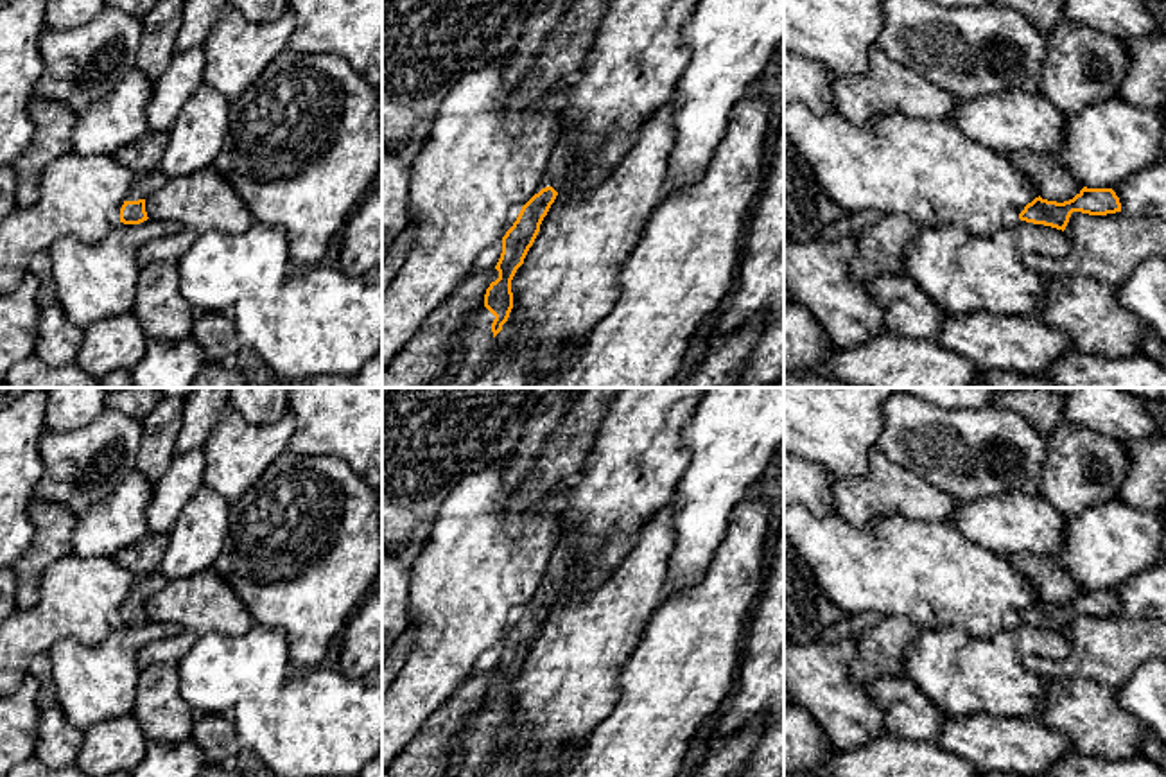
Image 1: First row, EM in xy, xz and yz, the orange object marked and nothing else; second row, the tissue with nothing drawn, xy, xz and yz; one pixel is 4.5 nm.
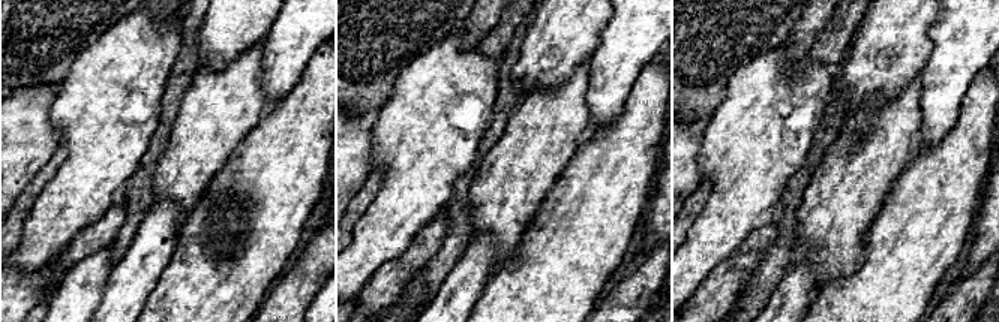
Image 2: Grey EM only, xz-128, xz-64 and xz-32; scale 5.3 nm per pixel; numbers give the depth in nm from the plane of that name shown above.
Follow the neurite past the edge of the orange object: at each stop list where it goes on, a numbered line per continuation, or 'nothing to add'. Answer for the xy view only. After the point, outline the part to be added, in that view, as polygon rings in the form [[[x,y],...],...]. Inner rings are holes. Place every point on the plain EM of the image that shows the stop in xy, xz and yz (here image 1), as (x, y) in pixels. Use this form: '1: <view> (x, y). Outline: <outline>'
1: xy (146, 587). Outline: [[[156,571],[152,574],[136,580],[127,598],[127,603],[147,601],[149,598],[163,590],[169,581],[170,580],[161,571]]]

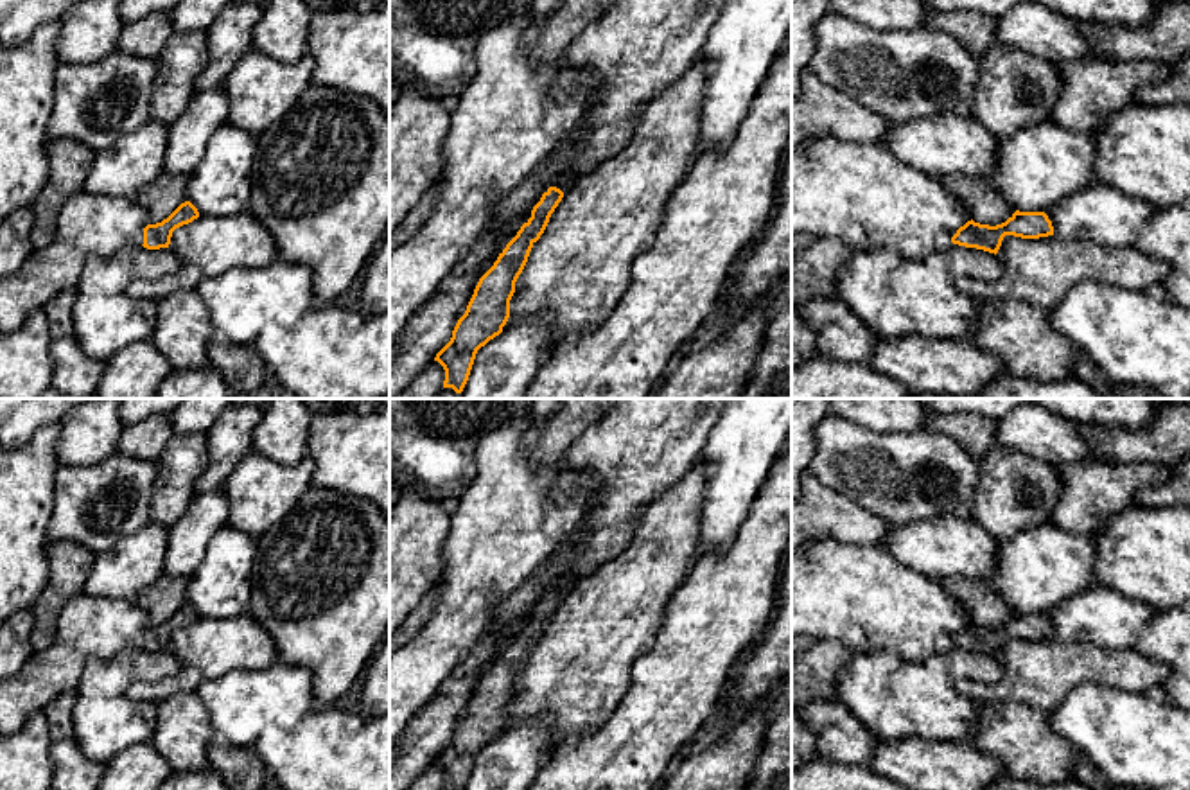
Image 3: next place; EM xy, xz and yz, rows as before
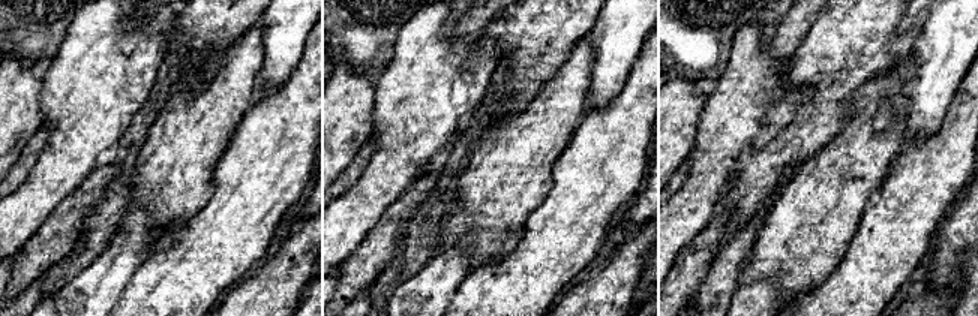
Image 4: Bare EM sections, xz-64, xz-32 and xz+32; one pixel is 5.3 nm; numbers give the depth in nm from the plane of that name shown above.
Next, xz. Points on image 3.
nothing to add

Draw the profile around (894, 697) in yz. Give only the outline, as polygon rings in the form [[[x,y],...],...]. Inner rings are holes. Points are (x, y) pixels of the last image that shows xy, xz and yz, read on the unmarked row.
[[[946,646],[923,661],[903,659],[890,650],[854,654],[836,677],[836,700],[844,704],[879,740],[923,738],[926,742],[966,742],[973,733],[980,706],[957,689],[960,679],[996,682],[1002,663],[989,654]]]

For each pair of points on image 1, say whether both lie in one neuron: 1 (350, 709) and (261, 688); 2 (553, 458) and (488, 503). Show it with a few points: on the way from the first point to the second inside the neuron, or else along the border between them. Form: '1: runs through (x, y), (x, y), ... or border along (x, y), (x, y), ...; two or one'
1: border along (293, 672), (271, 702), (252, 704), (241, 709); two
2: border along (555, 481), (528, 506), (508, 508); two

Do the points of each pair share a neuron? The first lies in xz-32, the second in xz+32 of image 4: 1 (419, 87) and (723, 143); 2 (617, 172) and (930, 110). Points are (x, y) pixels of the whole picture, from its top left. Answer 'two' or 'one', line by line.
1: one
2: two

